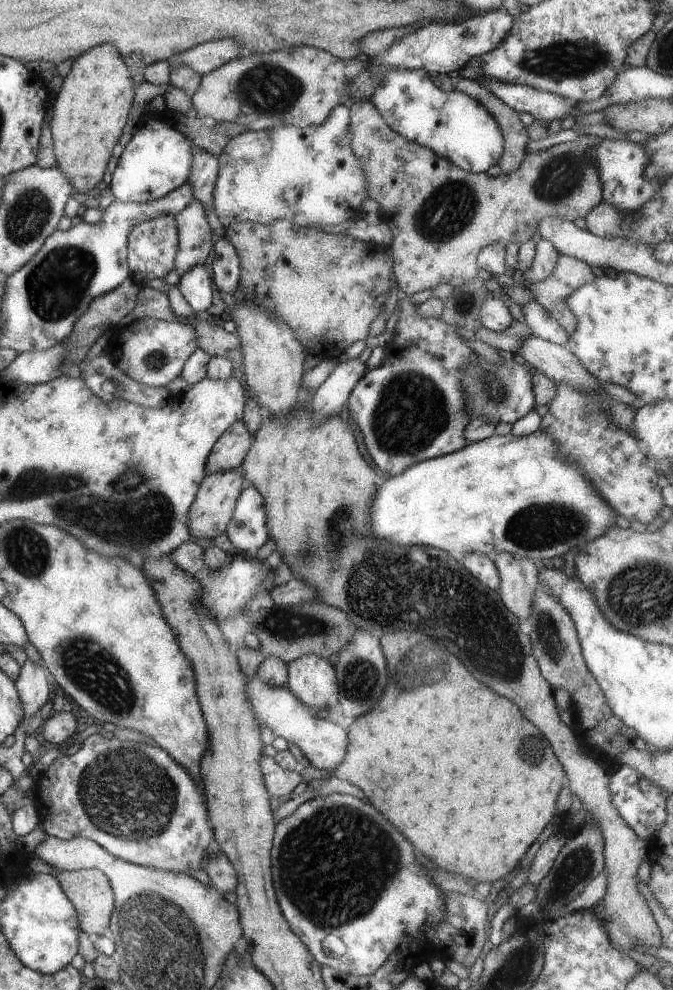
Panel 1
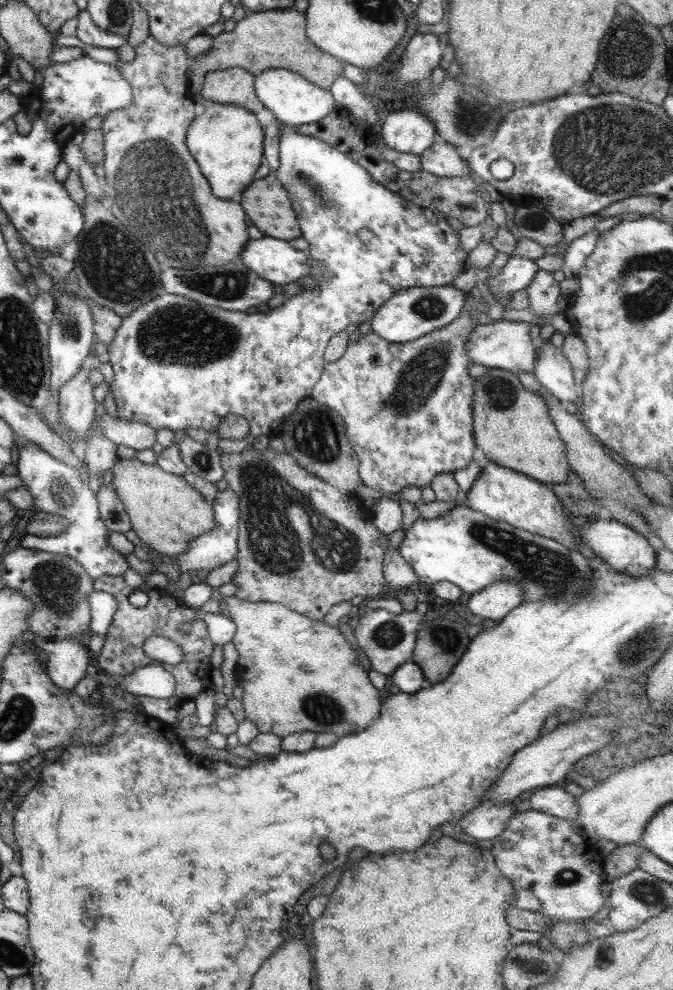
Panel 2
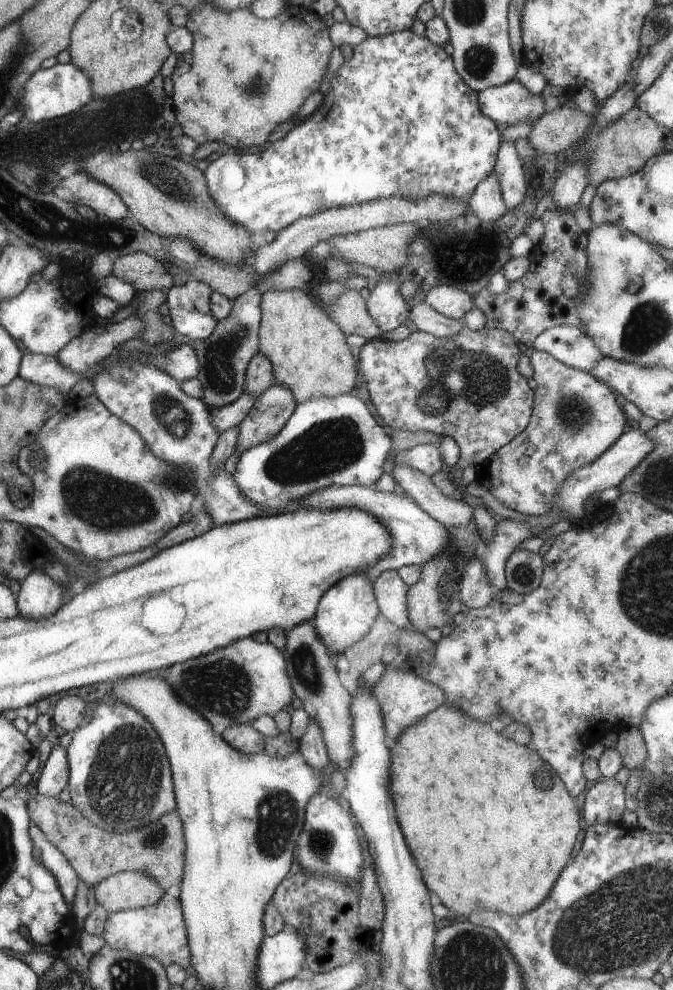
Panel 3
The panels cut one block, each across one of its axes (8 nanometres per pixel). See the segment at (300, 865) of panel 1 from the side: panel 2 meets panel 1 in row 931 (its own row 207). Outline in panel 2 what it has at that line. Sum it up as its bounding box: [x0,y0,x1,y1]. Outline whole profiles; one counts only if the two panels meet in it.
[107,126,467,453]

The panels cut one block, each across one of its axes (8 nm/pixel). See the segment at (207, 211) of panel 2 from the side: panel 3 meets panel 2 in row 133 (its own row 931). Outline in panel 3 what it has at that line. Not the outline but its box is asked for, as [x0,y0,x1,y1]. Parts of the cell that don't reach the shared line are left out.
[102,893,189,969]

